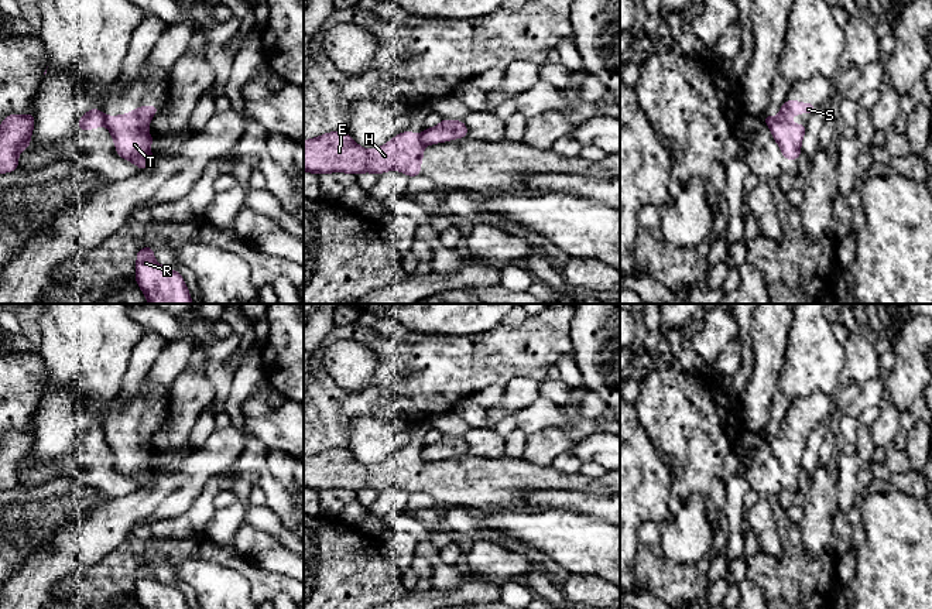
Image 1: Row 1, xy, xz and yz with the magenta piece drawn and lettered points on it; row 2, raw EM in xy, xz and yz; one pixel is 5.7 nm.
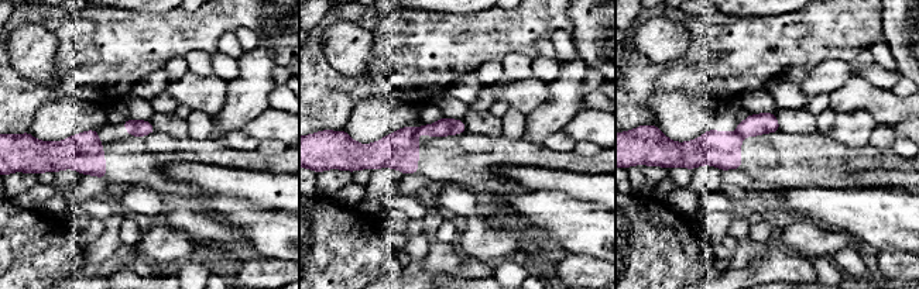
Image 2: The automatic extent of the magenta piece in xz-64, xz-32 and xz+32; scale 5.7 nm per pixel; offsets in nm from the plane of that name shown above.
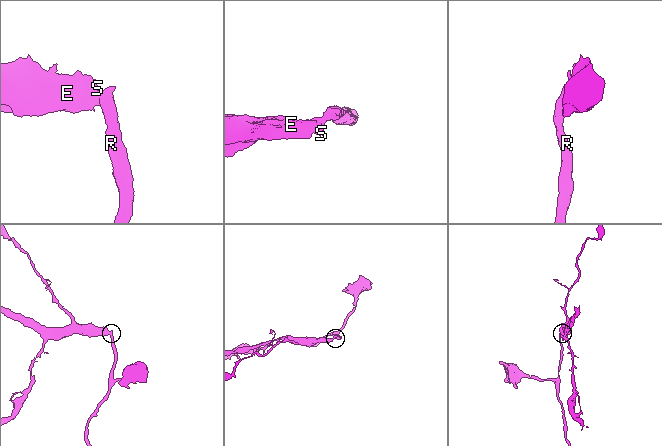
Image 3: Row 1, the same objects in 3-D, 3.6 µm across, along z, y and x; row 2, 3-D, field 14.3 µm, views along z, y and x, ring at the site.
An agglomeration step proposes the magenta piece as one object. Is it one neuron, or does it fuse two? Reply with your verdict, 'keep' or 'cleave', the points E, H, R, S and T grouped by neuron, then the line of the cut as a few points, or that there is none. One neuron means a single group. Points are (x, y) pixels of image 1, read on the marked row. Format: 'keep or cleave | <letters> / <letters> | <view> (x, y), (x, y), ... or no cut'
cleave | E H S / R T | xz (420, 134), (428, 144)

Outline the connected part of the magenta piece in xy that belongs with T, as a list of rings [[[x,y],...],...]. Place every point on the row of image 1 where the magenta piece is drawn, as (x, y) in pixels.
[[[140,106],[127,114],[104,116],[104,123],[113,137],[117,154],[145,170],[157,157],[148,151],[154,138],[148,124],[160,106]]]

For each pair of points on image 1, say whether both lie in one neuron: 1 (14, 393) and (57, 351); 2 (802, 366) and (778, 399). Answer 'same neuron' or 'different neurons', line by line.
1: different neurons
2: same neuron

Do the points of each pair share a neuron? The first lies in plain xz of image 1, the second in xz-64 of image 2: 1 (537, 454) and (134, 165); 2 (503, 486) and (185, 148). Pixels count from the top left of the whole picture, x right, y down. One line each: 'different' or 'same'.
1: different
2: same

